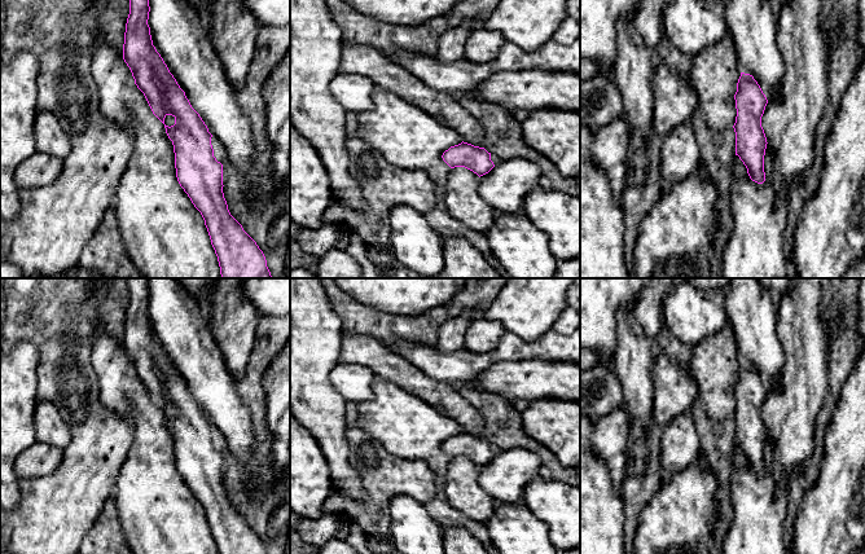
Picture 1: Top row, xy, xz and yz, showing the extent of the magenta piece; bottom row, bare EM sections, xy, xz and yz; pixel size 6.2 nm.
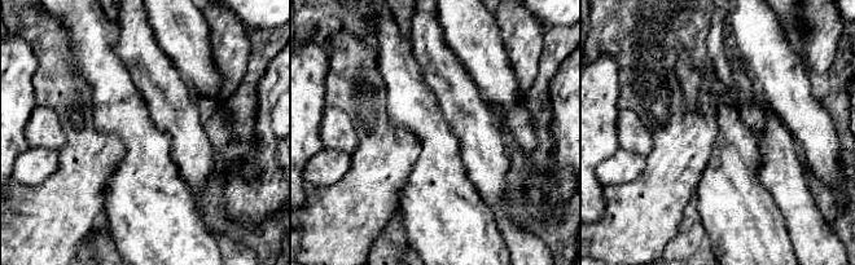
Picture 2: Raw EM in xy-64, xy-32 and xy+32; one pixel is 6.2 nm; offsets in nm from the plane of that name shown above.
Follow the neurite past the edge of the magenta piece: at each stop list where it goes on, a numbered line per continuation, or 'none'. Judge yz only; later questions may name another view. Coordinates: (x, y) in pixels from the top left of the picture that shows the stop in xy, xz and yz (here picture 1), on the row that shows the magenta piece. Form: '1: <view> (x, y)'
1: yz (789, 123)

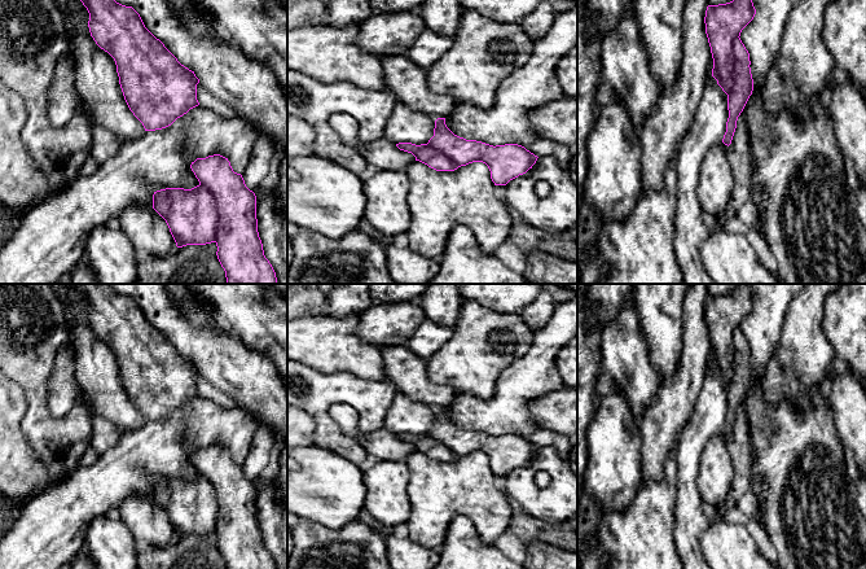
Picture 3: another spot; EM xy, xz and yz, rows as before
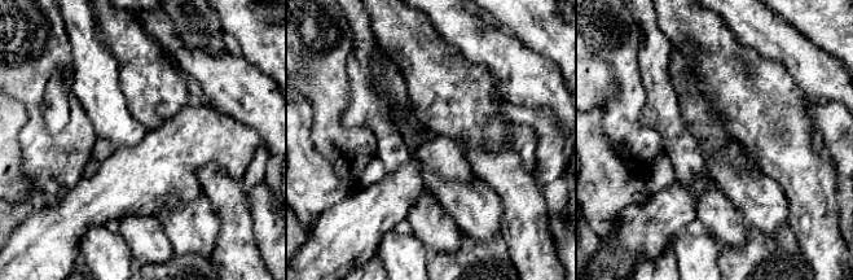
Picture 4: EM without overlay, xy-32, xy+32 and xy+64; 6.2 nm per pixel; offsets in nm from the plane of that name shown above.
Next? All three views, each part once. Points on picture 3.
none

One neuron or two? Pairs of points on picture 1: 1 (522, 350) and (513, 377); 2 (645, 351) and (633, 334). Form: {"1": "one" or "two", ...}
{"1": "two", "2": "one"}

